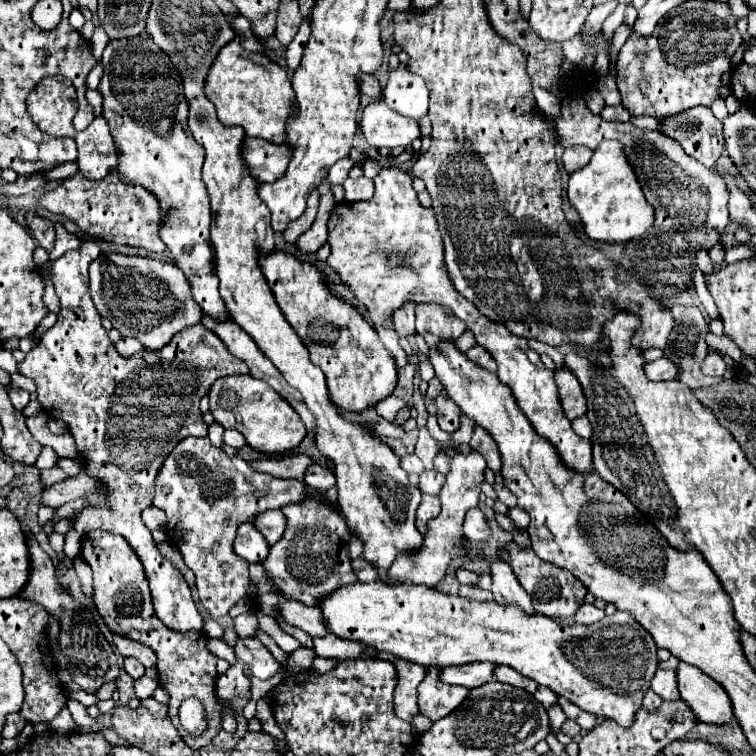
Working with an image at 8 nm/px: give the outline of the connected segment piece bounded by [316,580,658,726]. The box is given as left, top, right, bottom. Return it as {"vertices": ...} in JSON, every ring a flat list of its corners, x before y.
{"vertices":[[380,580,372,584,354,582,350,586,342,586,326,594,326,598,320,598,316,606,324,616,324,626,328,628,328,632,332,632,338,638,360,642,366,648,390,652,396,658,410,660,424,668,430,666,446,668,468,662,506,664,516,672,520,672,522,676,528,676,534,682,548,686,558,696,568,698,582,710,614,720,620,726,632,726,634,716,642,706,642,698,650,688,650,680,658,666,654,640,626,612,616,612,614,616,606,616,590,626,562,624,538,612,526,614,522,608,514,604,466,600,460,596,446,594,438,588,416,586,416,584,386,586]]}

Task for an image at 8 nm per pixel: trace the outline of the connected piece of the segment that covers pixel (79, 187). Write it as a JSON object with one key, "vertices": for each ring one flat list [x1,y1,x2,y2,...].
{"vertices":[[76,172,74,176,62,180,56,188,46,190,38,198,40,208,60,214,72,220,80,232,88,234,94,240,112,242,118,246,144,248,148,252,164,254,166,244,160,240,160,202,158,198,144,190,142,186,122,184,116,172,106,174,102,180,88,180,84,174]]}

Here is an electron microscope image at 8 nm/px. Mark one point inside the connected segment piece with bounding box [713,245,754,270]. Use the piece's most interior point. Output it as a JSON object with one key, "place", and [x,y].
{"place":[742,252]}

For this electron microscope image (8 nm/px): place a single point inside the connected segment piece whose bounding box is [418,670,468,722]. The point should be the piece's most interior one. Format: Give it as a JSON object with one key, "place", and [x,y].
{"place":[437,700]}

